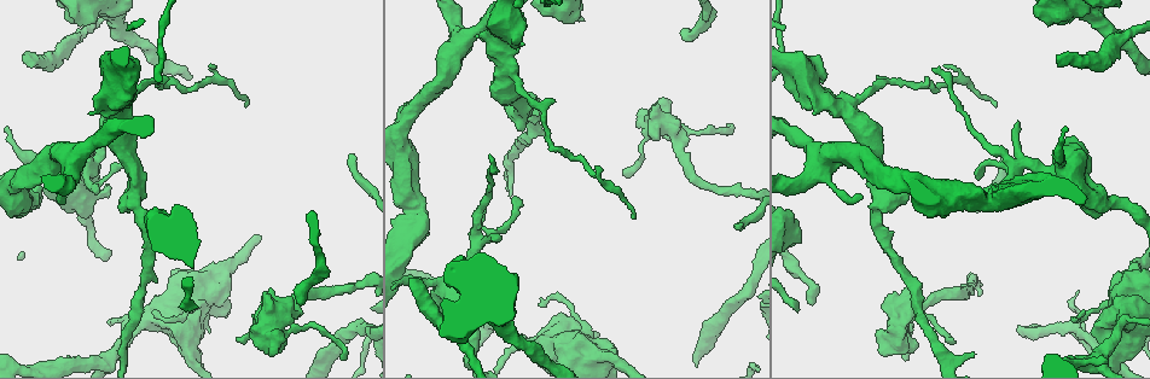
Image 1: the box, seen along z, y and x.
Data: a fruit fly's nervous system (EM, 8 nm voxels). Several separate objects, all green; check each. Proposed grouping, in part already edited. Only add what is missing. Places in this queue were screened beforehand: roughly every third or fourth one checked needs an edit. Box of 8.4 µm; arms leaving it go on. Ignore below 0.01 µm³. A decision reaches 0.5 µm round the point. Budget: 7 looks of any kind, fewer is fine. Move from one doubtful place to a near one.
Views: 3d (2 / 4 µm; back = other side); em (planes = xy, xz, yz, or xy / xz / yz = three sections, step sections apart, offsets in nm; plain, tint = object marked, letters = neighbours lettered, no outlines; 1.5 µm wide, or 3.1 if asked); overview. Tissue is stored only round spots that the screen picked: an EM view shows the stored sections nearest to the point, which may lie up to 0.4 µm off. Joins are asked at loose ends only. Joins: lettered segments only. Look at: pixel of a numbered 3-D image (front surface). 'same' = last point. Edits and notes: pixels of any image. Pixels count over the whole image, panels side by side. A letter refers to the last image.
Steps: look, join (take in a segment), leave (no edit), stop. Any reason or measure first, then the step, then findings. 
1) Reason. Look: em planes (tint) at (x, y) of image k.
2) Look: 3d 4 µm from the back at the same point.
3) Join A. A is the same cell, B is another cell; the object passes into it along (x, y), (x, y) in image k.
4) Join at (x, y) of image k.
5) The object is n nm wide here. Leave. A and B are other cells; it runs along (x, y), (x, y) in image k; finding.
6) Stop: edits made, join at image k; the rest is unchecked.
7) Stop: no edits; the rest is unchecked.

An open end. Look: 3d 4 µm at (669, 139) of image 1.

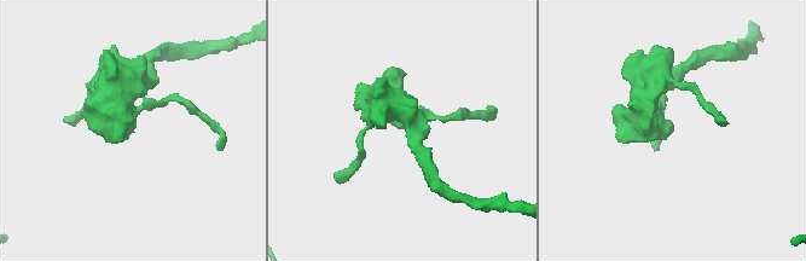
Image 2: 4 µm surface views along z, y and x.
Look: em planes (letters) at (131, 132) of image 2.

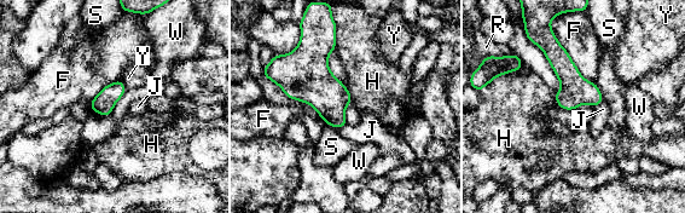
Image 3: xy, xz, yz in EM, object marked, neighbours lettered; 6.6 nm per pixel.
Leave. F, H, J, R, S, W and Y are other cells; a border runs along (335, 23), (336, 50) in image 3; no lettered segment goes on from it.

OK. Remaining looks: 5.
Tapers out. Look: 3d 2 µm at (933, 69) of image 1.

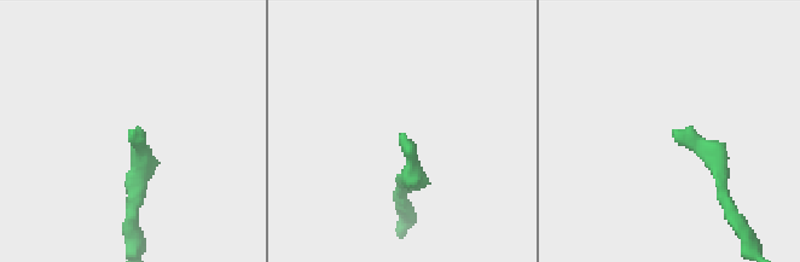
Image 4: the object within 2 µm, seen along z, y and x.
Shape alone is not enough. Look: em planes (letters) at (400, 135) of image 4.

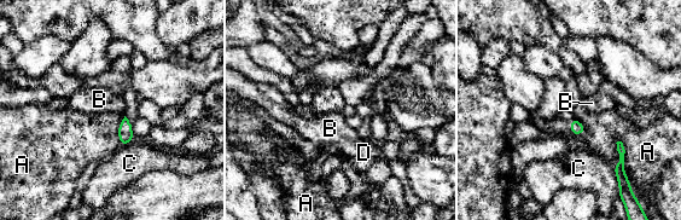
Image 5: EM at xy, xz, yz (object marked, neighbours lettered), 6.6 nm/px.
Leave. A, B, C and D are other cells; a border runs along (617, 140), (630, 185) in image 5; none of them fits.

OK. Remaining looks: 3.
Branch stops here. Look: 3d 2 µm from the back at (1058, 57) of image 1.

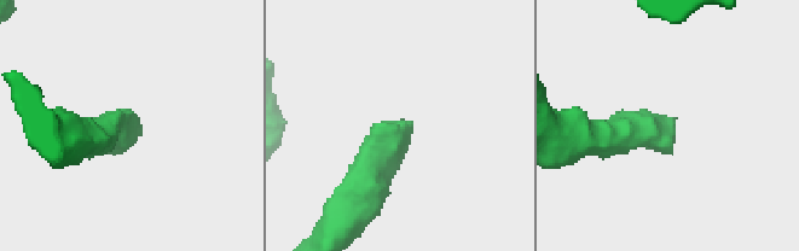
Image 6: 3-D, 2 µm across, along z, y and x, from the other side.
Look: em planes (letters) at (134, 121) of image 6.

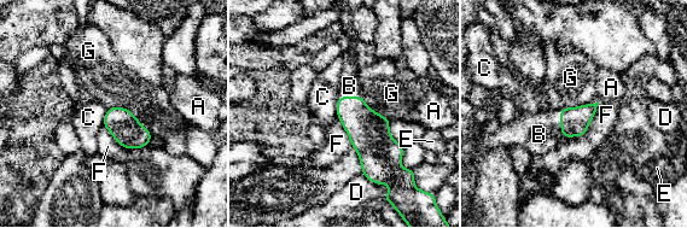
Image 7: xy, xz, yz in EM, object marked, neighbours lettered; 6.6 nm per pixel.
The longest contact is with F, 340 nm. Join B. B is the same cell, A, C, D, E, F and G are other cells; the object passes into it along (574, 121), (560, 124), (539, 134) in image 7; it goes on there.

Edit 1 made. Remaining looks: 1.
Stop: edits made, join at image 7; the rest is unchecked.

